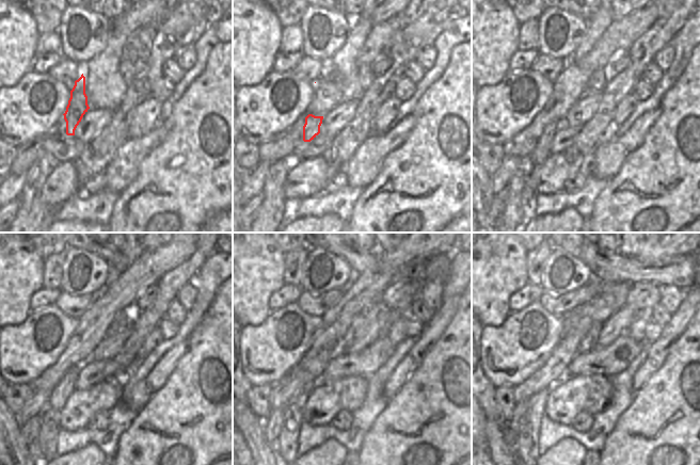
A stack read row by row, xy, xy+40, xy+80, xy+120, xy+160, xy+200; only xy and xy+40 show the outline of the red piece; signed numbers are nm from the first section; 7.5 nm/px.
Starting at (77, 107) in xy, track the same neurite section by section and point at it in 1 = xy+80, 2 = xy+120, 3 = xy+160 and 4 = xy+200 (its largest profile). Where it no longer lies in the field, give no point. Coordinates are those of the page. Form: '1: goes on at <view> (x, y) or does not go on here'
1: goes on at xy+80 (542, 149)
2: goes on at xy+120 (60, 395)
3: goes on at xy+160 (301, 395)
4: goes on at xy+200 (540, 398)

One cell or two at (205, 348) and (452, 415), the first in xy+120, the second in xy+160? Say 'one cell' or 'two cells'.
one cell

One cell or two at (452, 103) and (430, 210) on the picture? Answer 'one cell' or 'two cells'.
one cell

